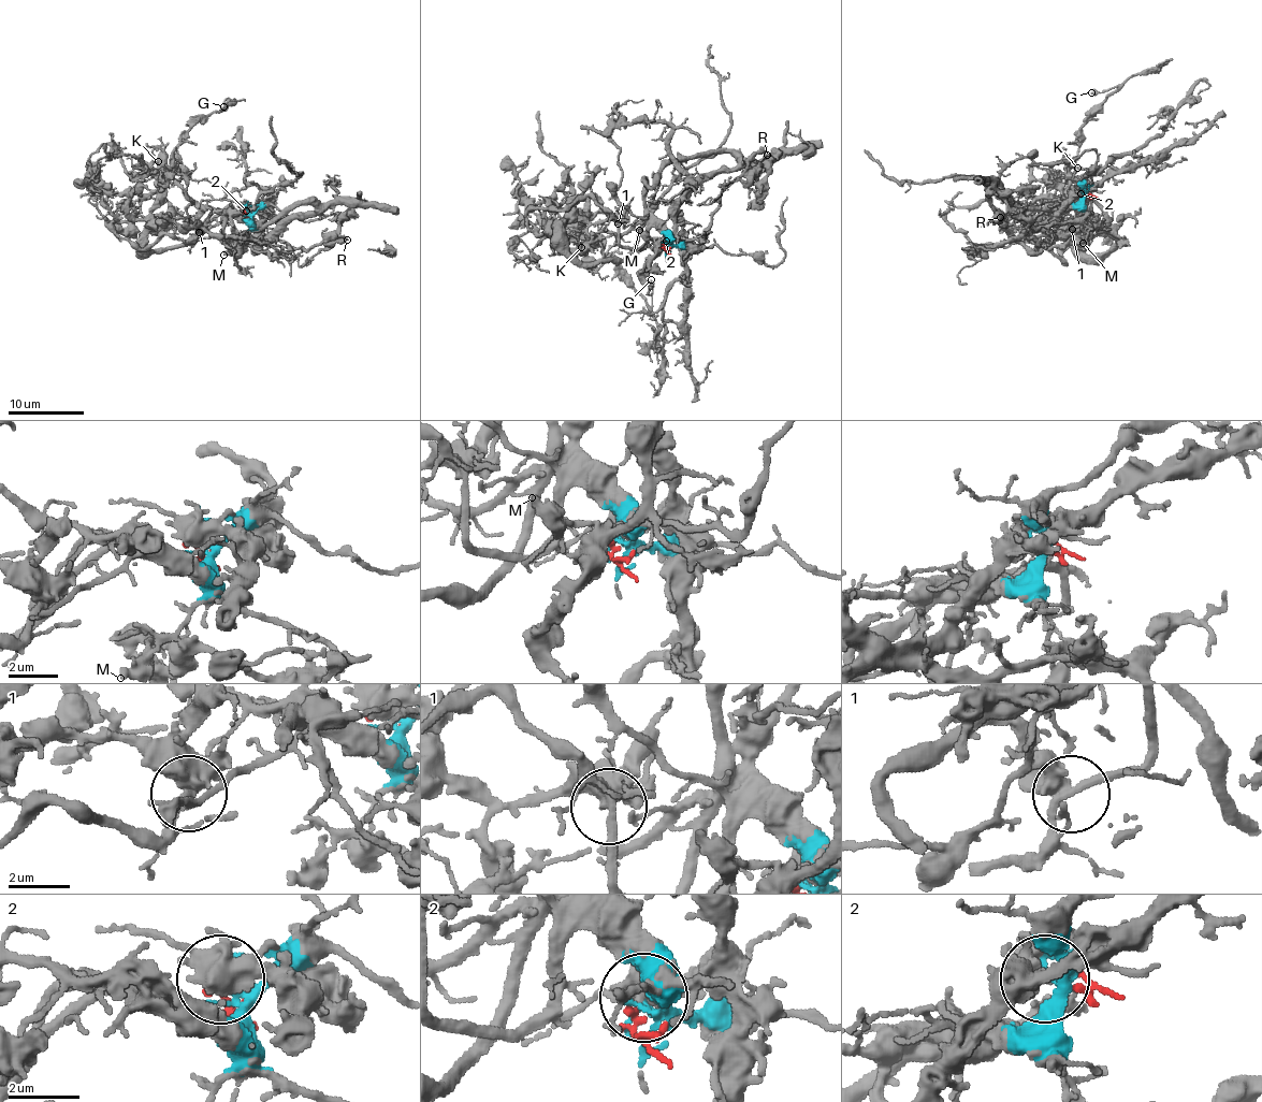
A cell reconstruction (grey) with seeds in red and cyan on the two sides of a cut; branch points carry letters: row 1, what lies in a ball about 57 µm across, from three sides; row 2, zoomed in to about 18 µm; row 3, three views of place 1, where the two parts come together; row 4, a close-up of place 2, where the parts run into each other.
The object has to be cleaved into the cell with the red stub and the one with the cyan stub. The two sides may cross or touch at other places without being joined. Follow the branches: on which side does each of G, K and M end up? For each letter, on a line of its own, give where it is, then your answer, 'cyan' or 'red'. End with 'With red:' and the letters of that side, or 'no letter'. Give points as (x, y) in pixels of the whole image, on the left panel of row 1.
G: at (223, 106); cyan
K: at (158, 161); cyan
M: at (223, 255); cyan
With red: no letter

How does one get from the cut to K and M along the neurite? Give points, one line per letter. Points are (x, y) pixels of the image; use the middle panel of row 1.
K: (670, 246), (654, 227), (638, 247), (620, 245), (618, 221), (589, 197), (525, 216), (551, 243), (582, 247)
M: (670, 246), (667, 238), (642, 235), (638, 231)

